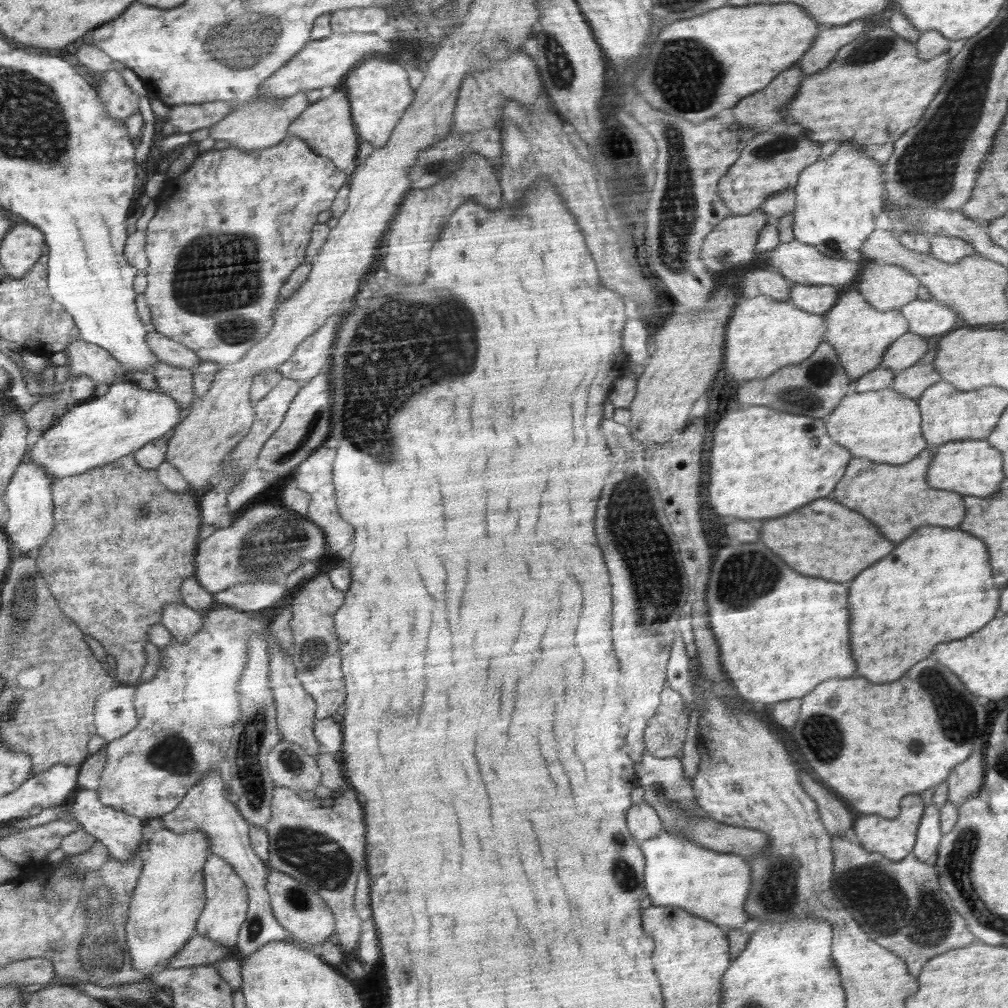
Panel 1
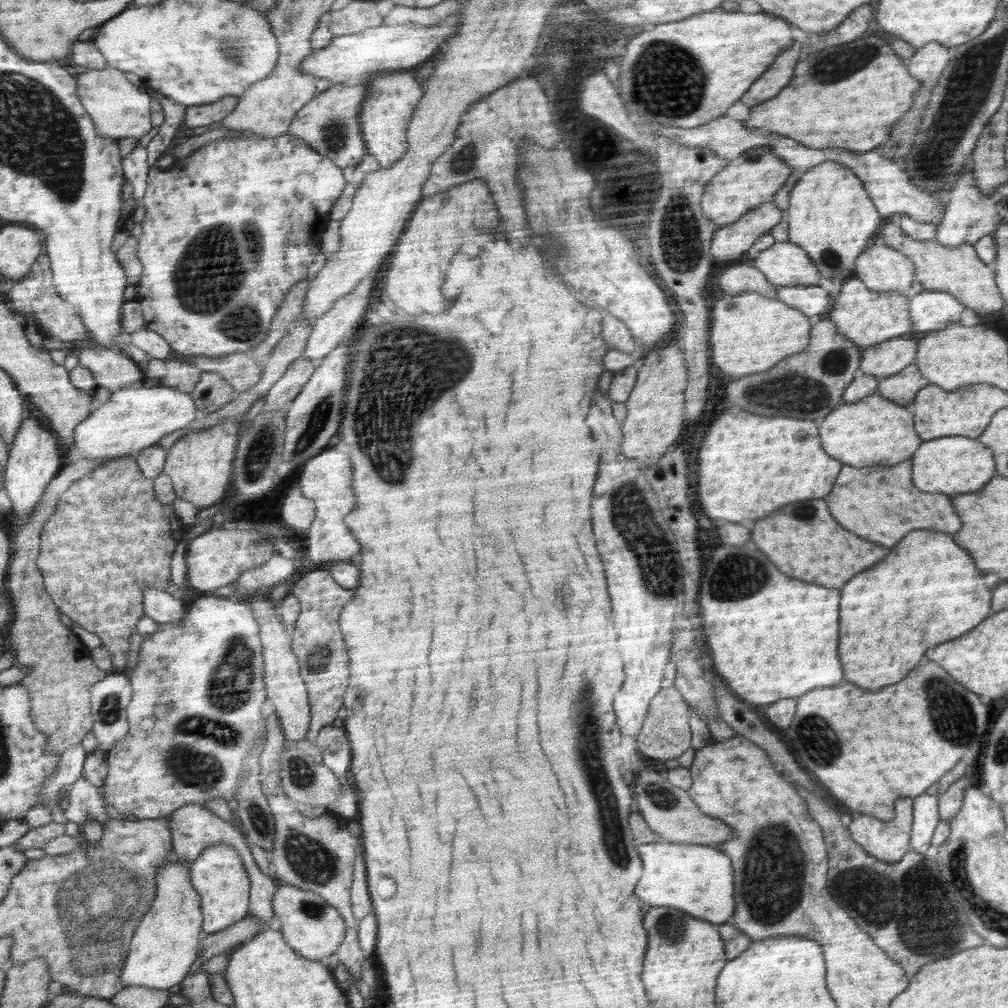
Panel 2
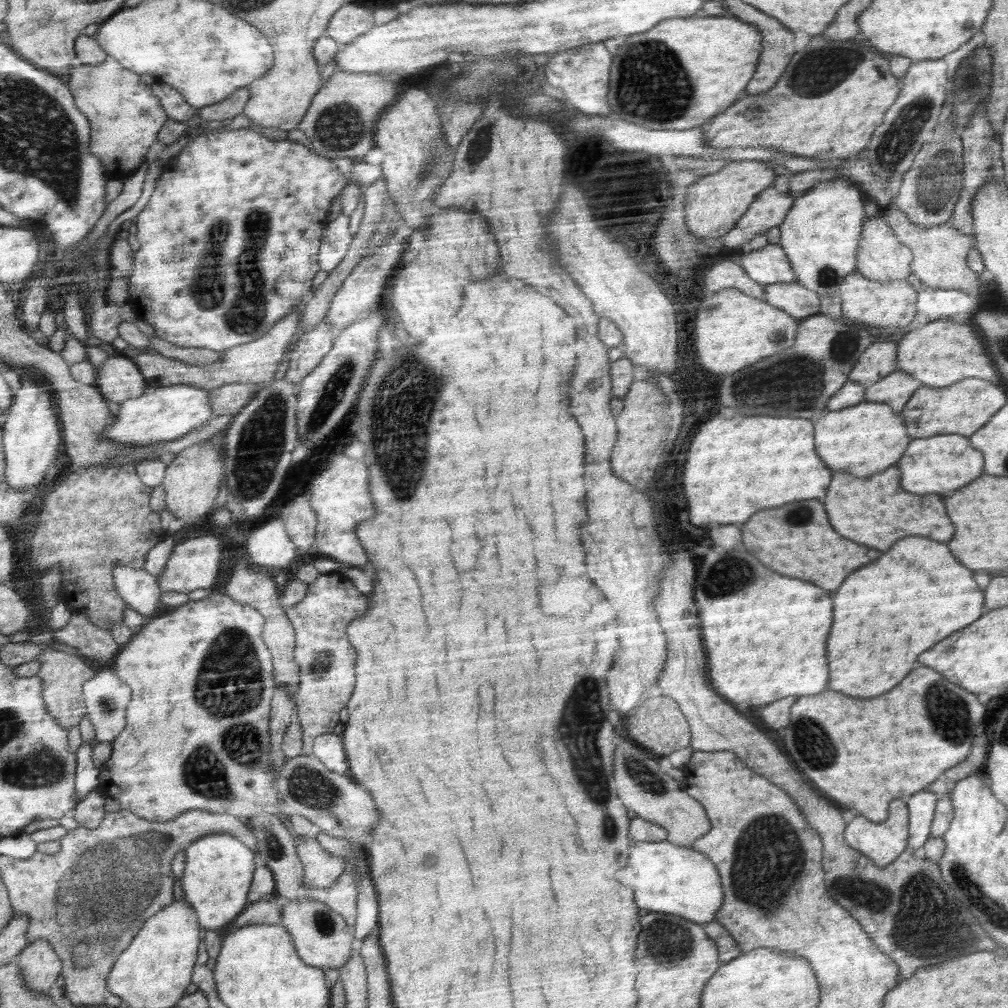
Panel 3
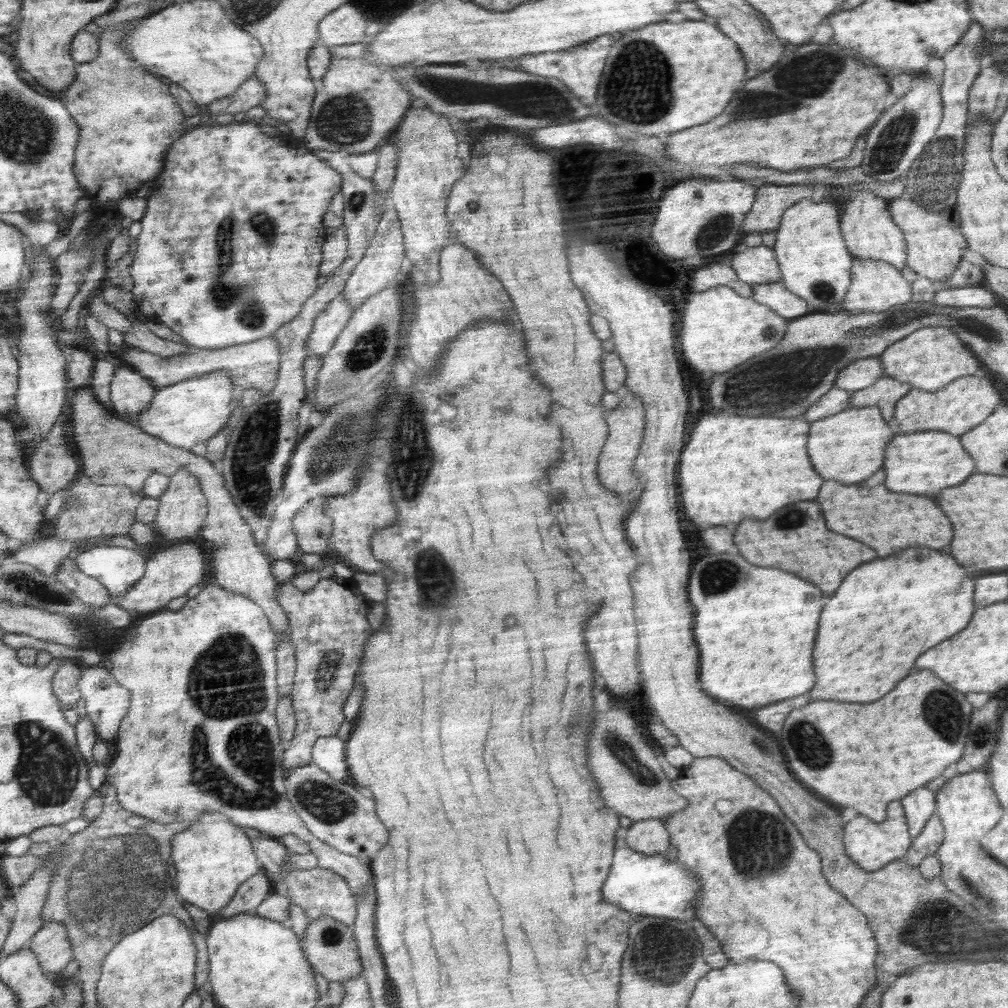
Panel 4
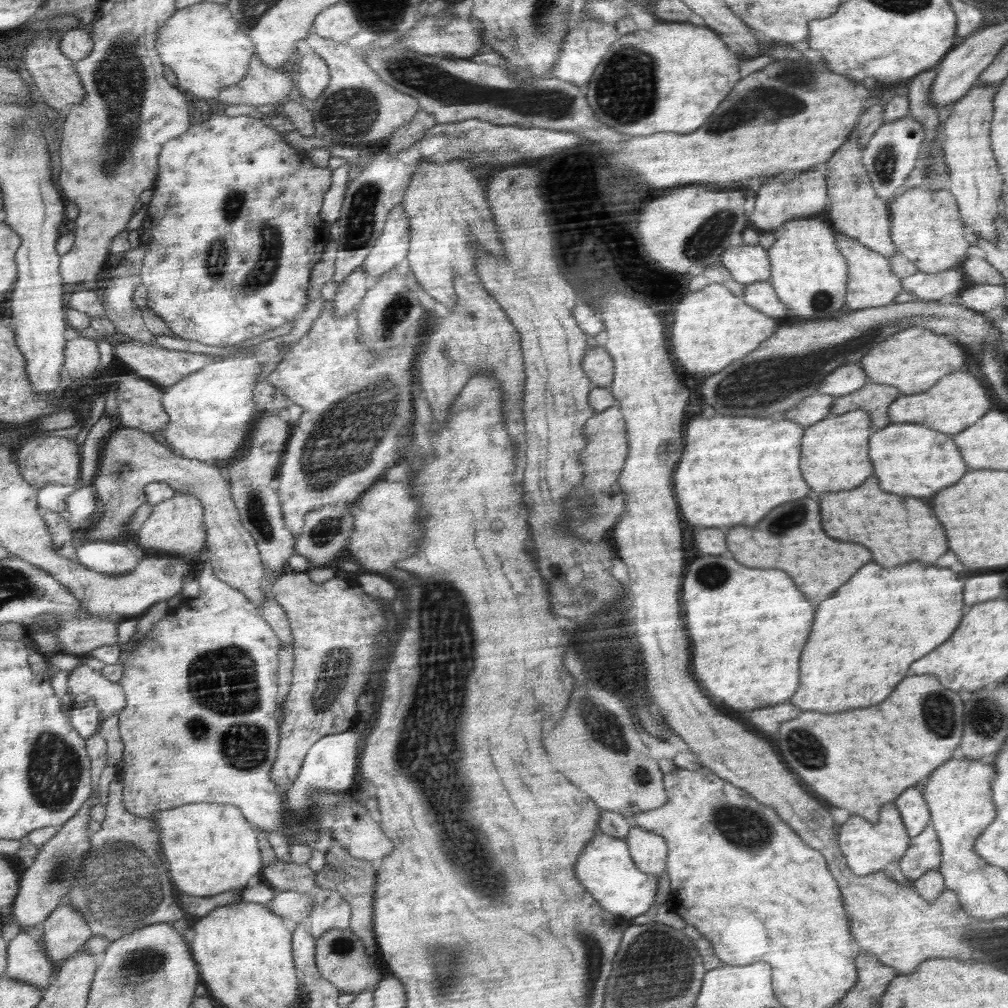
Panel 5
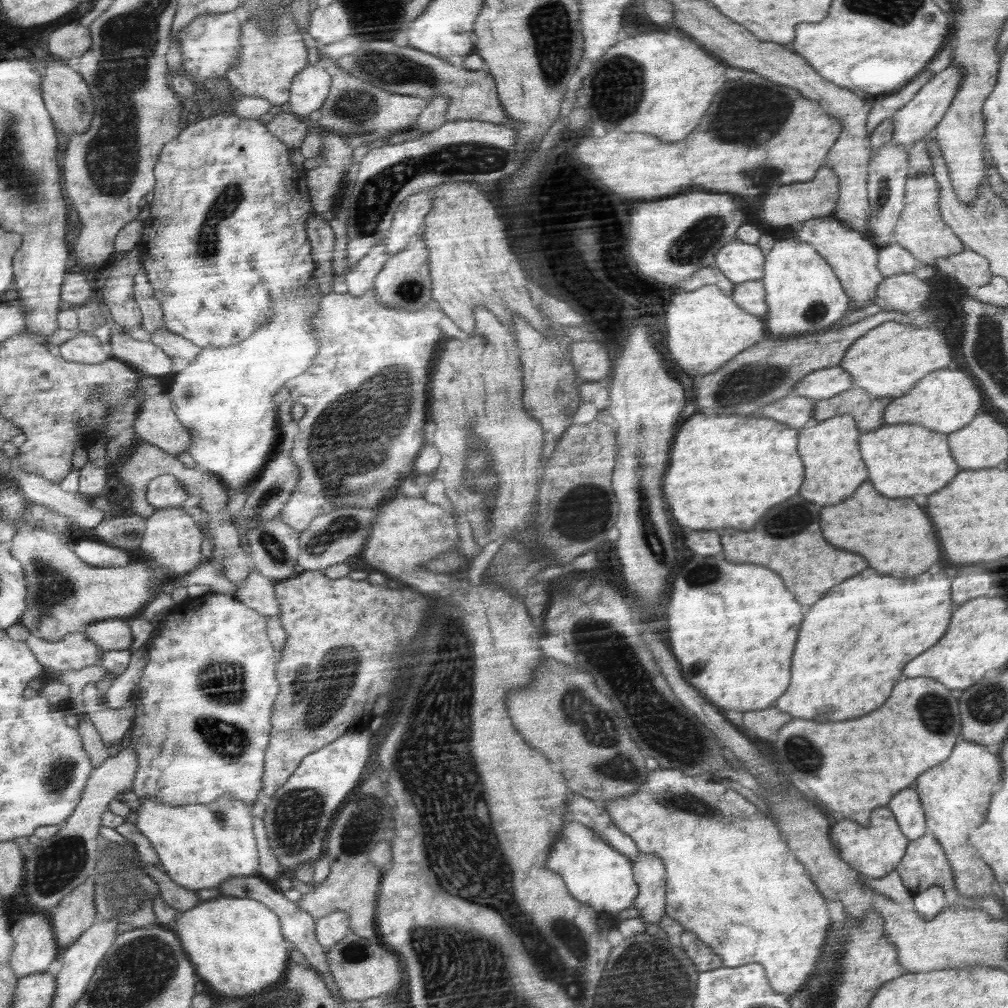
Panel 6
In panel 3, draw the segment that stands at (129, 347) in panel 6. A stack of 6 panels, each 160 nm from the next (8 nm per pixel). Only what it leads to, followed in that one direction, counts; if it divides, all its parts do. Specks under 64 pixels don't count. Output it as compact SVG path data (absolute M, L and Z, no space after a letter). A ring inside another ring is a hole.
M296 303L294 310L283 321L279 321L272 329L264 334L259 341L250 342L247 345L240 345L234 349L223 351L222 364L212 364L212 366L192 366L190 364L167 358L156 352L142 352L134 358L134 363L138 364L143 377L148 380L158 380L160 386L170 385L192 385L206 389L218 388L230 383L244 383L249 386L260 386L268 388L274 381L274 374L278 370L278 363L282 361L287 346L291 344L291 339L297 332L299 322L297 313L298 305Z

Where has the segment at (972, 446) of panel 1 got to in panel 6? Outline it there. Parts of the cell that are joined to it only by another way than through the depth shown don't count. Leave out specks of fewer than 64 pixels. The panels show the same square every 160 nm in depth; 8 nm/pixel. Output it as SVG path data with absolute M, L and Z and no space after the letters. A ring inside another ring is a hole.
M884 424L868 434L862 433L858 442L862 460L868 468L868 480L876 482L876 490L888 494L888 498L934 494L958 474L958 462L950 456L948 434L929 430L926 426Z

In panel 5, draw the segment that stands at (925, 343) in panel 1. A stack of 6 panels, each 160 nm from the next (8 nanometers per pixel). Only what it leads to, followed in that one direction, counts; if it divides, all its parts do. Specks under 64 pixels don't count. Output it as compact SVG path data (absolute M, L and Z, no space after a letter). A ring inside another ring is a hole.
M854 363L840 367L830 373L820 384L818 391L822 394L841 397L855 393L856 390L862 388L867 383L867 373L863 366L859 363Z

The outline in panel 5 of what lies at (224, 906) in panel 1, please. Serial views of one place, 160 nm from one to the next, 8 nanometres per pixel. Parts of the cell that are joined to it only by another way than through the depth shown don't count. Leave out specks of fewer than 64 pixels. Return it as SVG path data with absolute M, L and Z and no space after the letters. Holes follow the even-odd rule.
M192 804L192 806L166 810L156 814L150 820L159 828L159 834L163 835L161 838L164 855L172 867L172 878L175 879L176 886L182 893L199 897L216 896L218 893L222 894L222 892L248 885L248 880L262 870L256 830L252 828L253 824L244 818L243 812L236 806Z

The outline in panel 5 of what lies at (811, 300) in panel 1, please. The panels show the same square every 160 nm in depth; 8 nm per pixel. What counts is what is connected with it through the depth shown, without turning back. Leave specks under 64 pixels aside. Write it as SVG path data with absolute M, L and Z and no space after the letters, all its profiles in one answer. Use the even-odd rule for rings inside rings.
M758 281L751 285L745 285L744 296L745 302L751 304L756 310L770 315L772 318L786 318L788 309L784 303L780 303L776 293L771 287L771 282Z

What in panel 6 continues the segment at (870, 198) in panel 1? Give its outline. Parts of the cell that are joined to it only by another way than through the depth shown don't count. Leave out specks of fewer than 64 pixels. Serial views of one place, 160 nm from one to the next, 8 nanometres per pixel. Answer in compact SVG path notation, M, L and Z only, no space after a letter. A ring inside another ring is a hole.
M795 237L775 242L767 251L764 264L765 273L760 279L766 292L766 307L768 310L764 316L768 318L767 329L771 337L785 338L797 336L800 333L816 333L832 327L841 318L848 314L850 300L841 279L835 273L834 268L827 262L823 255L808 242L800 242Z

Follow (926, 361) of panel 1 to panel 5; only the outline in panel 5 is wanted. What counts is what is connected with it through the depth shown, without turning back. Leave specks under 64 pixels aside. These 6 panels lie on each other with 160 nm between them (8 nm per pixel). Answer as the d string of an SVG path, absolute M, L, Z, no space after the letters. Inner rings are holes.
M868 382L855 393L835 397L829 415L841 415L852 410L866 410L872 418L875 431L884 429L892 423L889 414L890 406L900 395L899 387Z

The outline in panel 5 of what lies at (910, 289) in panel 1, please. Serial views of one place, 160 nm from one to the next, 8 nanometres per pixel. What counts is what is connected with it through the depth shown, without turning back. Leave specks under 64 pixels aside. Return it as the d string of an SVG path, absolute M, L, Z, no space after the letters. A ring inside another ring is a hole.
M848 138L830 161L825 176L828 181L828 194L831 195L828 215L836 232L845 234L856 242L879 251L887 257L895 255L897 248L892 241L892 218L888 202L878 196L871 183L871 177L863 166L863 147L854 138Z

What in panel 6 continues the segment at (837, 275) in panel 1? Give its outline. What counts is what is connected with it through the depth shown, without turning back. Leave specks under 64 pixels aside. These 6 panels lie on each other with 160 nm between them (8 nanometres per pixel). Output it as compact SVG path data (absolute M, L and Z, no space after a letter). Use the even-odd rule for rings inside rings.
M736 239L719 250L714 266L735 284L758 281L765 273L766 254L757 244Z

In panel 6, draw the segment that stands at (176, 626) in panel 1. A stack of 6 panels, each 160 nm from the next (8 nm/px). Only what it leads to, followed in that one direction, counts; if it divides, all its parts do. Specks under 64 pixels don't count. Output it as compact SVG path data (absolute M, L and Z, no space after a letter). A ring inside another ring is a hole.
M84 539L76 544L75 549L88 564L97 567L122 567L130 564L130 552L110 546L104 541Z

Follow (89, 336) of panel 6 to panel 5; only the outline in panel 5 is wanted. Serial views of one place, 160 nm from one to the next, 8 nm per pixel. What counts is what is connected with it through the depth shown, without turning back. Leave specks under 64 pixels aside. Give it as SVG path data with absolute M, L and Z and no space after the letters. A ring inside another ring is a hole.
M83 337L68 343L68 366L65 366L65 368L70 370L72 378L82 382L82 380L92 376L92 372L100 364L100 353L98 353L96 344L96 340Z

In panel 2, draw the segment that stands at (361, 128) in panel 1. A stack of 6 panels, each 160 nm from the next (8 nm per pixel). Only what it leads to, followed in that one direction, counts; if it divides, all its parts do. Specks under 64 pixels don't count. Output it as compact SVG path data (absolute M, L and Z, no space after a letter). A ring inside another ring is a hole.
M399 71L377 74L366 82L367 98L363 102L362 113L364 138L368 152L378 161L381 168L395 165L408 150L407 128L415 116L415 108L422 100L422 90L414 80L414 72Z

